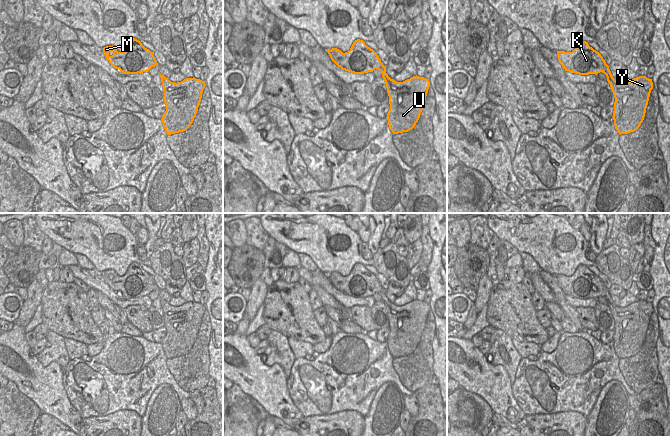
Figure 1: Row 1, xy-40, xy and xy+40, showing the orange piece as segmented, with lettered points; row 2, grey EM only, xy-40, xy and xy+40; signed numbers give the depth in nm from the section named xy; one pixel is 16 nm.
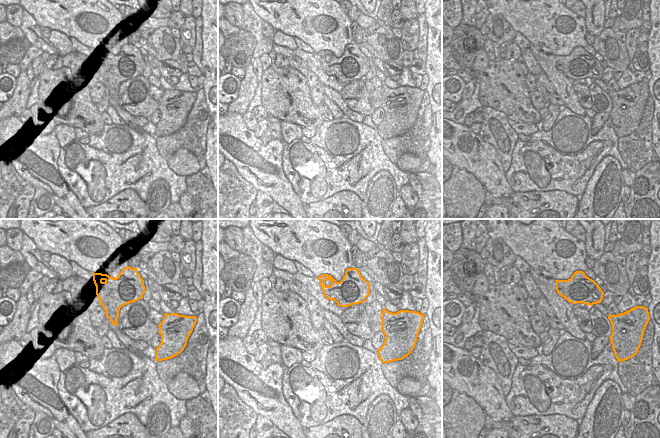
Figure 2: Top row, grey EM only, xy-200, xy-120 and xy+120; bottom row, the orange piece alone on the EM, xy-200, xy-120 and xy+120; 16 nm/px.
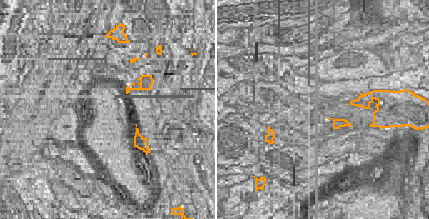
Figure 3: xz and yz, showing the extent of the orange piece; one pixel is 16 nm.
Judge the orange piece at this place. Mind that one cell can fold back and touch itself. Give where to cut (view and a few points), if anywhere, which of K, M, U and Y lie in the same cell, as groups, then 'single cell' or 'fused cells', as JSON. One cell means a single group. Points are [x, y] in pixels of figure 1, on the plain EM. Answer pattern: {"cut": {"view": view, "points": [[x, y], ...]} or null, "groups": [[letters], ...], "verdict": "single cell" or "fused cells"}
{"cut": null, "groups": [["K", "M", "U", "Y"]], "verdict": "single cell"}

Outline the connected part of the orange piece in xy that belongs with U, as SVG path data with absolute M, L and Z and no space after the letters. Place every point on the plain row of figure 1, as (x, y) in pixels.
M357 263L353 266L350 274L343 277L337 272L327 274L331 284L342 294L354 297L364 298L378 293L386 307L389 320L390 333L387 338L387 344L393 359L412 354L418 346L423 330L426 324L428 313L430 311L429 303L419 300L413 300L403 306L397 306L391 303L386 297L386 290L383 289L377 277L368 271L363 264Z

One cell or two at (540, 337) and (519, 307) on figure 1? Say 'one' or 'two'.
one

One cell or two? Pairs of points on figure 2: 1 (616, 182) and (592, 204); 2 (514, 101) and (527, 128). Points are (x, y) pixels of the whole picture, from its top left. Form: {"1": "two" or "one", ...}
{"1": "one", "2": "two"}

